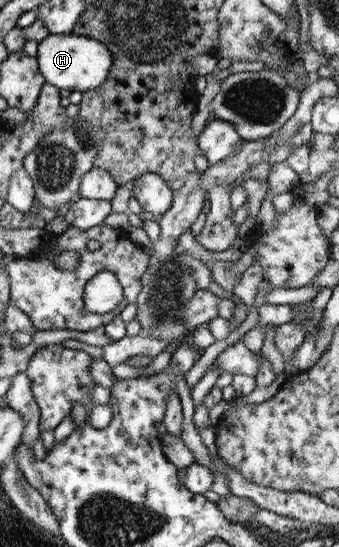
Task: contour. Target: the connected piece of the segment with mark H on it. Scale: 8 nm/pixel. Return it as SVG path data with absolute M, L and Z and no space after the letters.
M73 33L48 34L38 44L35 44L35 58L44 83L56 86L59 90L77 91L81 94L97 89L97 86L107 78L111 64L113 64L109 50L105 50L101 42Z

